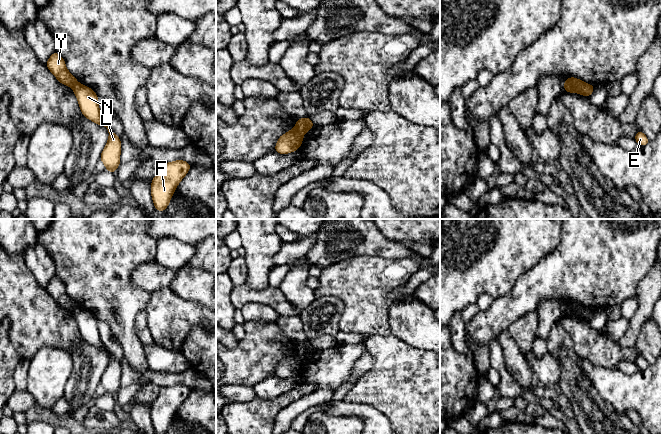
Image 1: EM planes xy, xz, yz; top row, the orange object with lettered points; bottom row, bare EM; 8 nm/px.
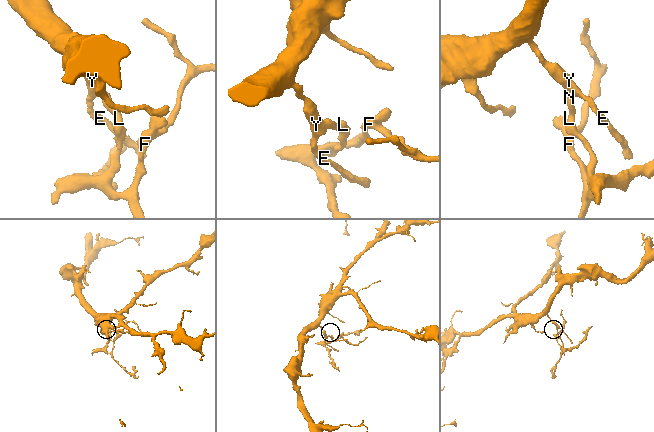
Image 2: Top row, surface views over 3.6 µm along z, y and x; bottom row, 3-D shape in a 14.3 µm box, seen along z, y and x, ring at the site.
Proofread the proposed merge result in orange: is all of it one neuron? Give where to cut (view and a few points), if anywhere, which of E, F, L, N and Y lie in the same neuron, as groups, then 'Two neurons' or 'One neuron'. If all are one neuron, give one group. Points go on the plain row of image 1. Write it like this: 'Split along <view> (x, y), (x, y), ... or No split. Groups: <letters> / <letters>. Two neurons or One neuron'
Split along yz (565, 304), (576, 315). Groups: E Y / F L N. Two neurons

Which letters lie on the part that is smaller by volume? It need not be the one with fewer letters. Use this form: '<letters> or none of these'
F, L, N

